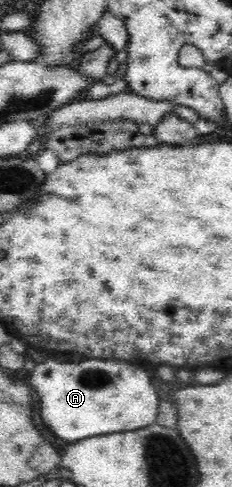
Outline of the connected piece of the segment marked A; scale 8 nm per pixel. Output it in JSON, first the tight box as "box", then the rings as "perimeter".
{"box":[29,359,161,443],"perimeter":[[[45,359],[31,370],[29,385],[40,398],[43,423],[68,443],[149,427],[155,423],[161,403],[150,374],[143,366],[125,360],[83,359],[74,363]]]}

